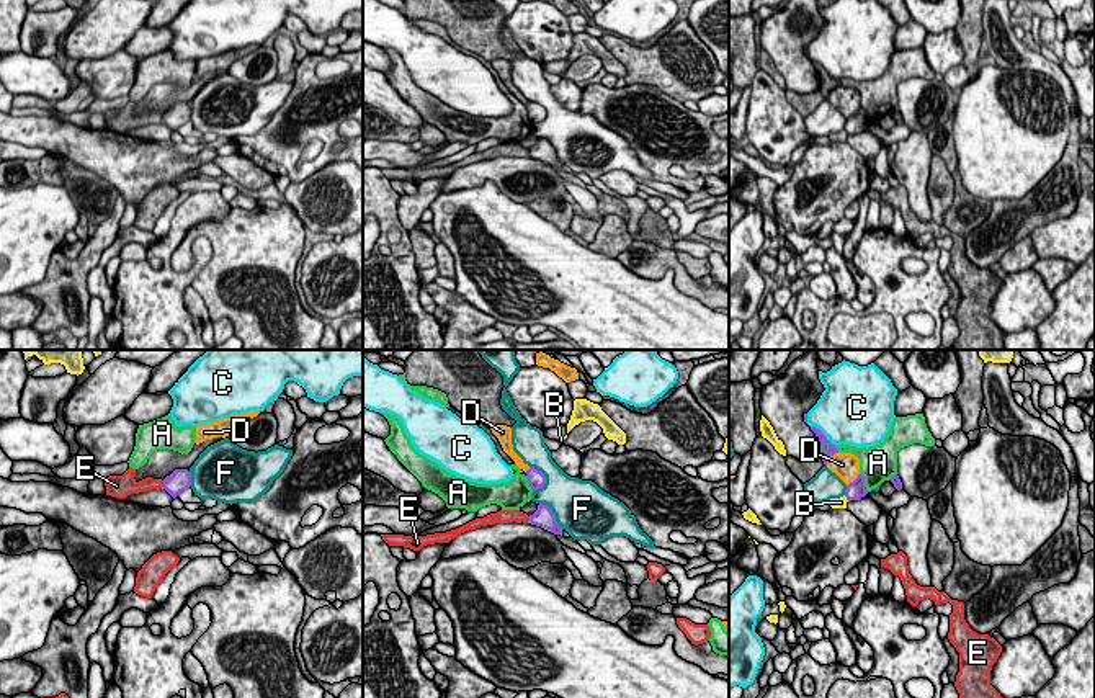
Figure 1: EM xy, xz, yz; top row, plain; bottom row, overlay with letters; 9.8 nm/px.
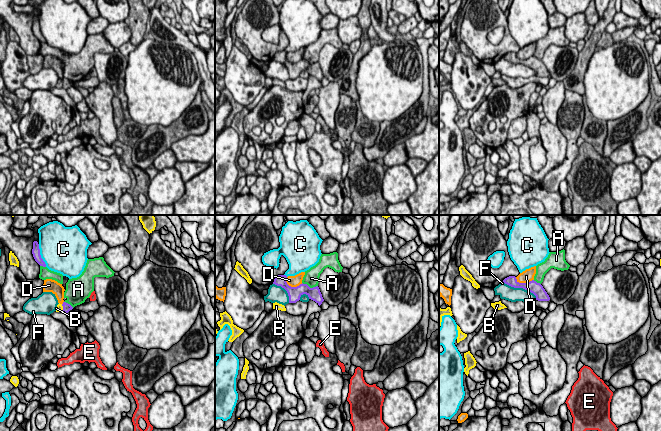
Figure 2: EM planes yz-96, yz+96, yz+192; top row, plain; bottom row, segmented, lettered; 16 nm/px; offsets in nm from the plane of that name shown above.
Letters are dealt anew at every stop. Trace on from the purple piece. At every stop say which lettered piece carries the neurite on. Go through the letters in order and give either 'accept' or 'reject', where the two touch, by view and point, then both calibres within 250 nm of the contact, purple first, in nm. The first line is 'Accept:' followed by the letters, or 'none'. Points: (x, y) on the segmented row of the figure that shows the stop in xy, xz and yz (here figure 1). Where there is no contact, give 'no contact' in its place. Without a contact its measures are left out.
Accept: none
A: reject | yz (863, 483) | 190/360 nm
B: reject | yz (847, 499) | 190/100 nm
C: reject | yz (817, 429) | 130/480 nm
D: reject | yz (829, 458) | 130/260 nm
E: reject | xy (162, 484) | 220/130 nm
F: reject | xz (545, 476) | 180/380 nm

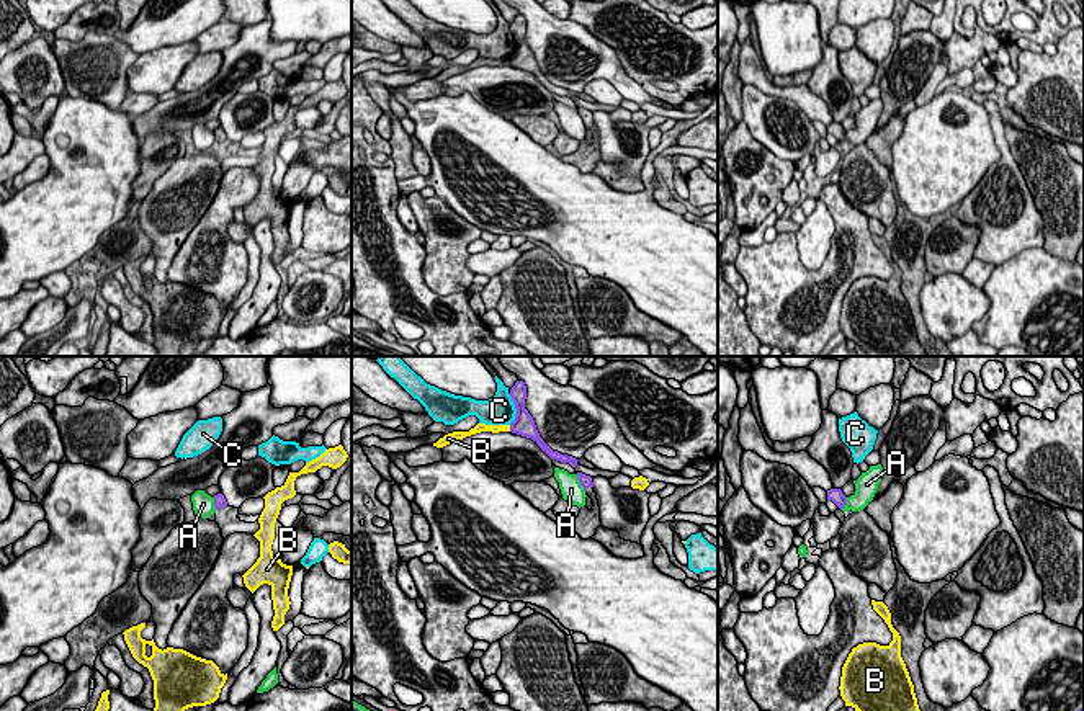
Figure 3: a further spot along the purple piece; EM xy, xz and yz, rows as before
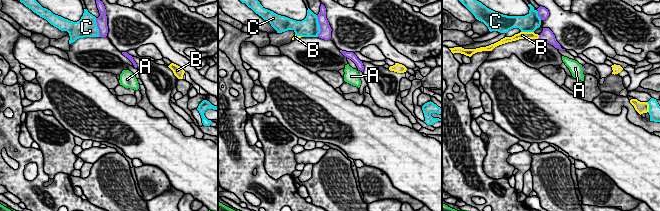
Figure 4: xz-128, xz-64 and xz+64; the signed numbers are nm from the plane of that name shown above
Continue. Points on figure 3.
Accept: none
A: reject | xz (579, 481) | 130/220 nm
B: reject | xz (510, 429) | 220/90 nm
C: reject | xz (515, 407) | 220/280 nm

